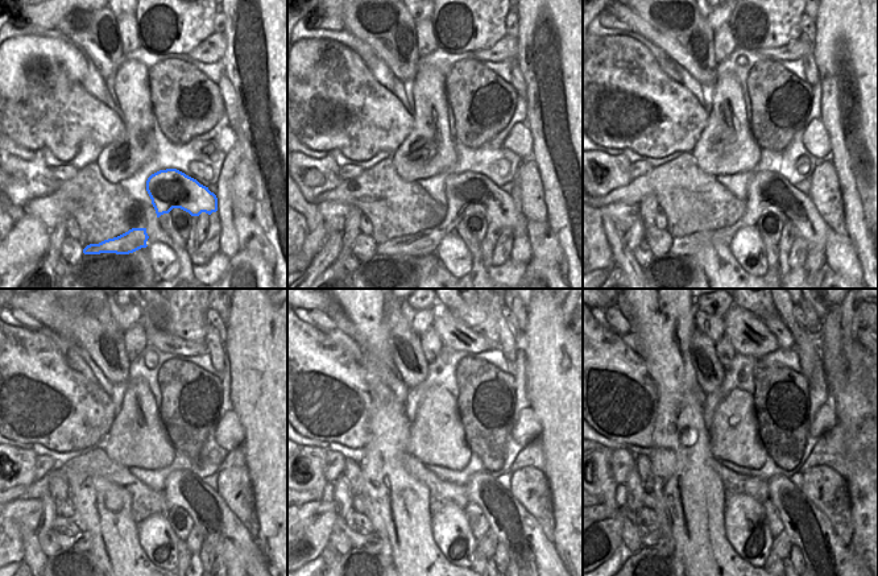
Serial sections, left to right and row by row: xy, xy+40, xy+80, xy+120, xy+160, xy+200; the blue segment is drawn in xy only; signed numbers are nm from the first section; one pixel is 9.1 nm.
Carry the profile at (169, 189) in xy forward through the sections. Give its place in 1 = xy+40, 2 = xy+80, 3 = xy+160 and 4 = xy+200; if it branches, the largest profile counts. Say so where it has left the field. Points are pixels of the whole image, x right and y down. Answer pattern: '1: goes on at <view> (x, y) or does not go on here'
1: goes on at xy+40 (468, 191)
2: goes on at xy+80 (769, 191)
3: goes on at xy+160 (514, 527)
4: goes on at xy+200 (808, 529)

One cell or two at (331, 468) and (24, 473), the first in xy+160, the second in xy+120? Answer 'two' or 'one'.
two

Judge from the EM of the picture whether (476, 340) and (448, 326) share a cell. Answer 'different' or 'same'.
same

